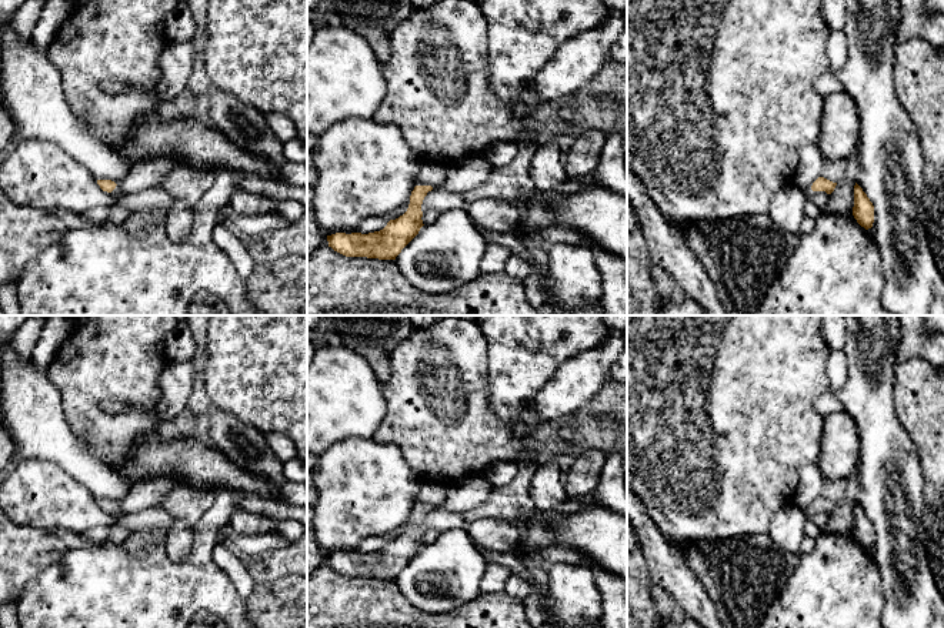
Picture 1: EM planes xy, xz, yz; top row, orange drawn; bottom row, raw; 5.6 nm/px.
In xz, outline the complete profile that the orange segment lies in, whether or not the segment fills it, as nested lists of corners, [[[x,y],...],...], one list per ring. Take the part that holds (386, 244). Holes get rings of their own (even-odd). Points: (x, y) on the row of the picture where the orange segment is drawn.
[[[416,186],[407,211],[374,233],[336,233],[327,236],[328,247],[346,257],[396,260],[401,250],[418,234],[423,224],[421,204],[431,186]]]

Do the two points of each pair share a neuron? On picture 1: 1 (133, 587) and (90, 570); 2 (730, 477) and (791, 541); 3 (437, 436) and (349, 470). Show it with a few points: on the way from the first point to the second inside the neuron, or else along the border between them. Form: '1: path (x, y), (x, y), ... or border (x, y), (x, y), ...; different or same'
1: path (123, 587), (107, 587), (100, 580); same
2: border (793, 501), (786, 504), (771, 518), (764, 533); different
3: border (372, 438), (393, 441), (409, 467), (419, 477); different

